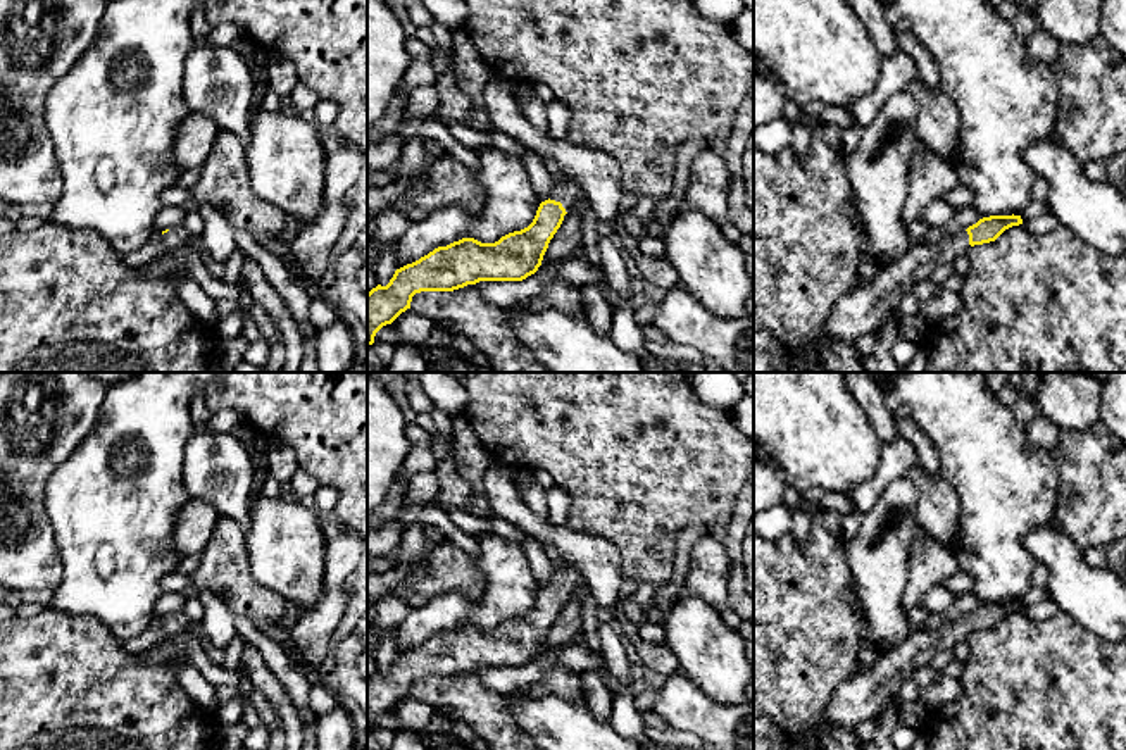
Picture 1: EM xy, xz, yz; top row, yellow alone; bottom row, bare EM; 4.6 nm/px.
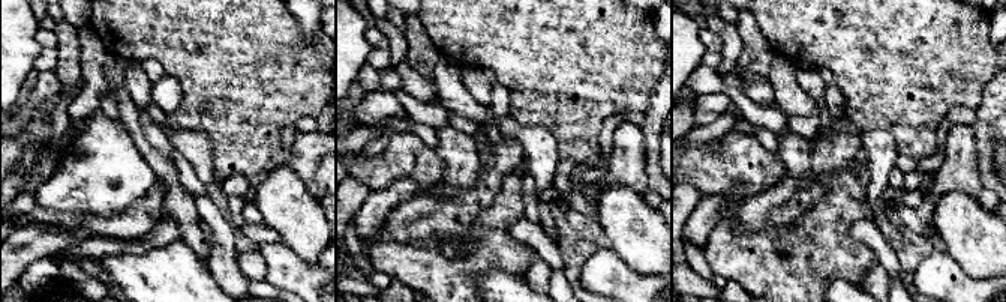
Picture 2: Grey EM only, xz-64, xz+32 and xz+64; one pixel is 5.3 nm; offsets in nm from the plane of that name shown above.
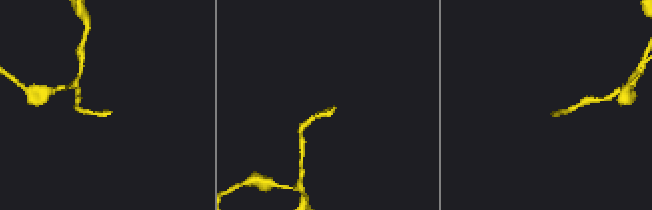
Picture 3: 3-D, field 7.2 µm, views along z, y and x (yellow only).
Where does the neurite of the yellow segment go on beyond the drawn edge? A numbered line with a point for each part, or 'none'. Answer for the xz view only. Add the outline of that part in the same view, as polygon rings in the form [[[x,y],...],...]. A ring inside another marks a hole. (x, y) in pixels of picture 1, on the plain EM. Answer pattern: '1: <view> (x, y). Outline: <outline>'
1: xz (566, 576). Outline: [[[552,555],[552,557],[555,564],[555,574],[548,584],[560,588],[566,598],[569,598],[572,597],[576,584],[583,579],[581,572],[574,564],[566,562],[559,559],[557,555]]]

